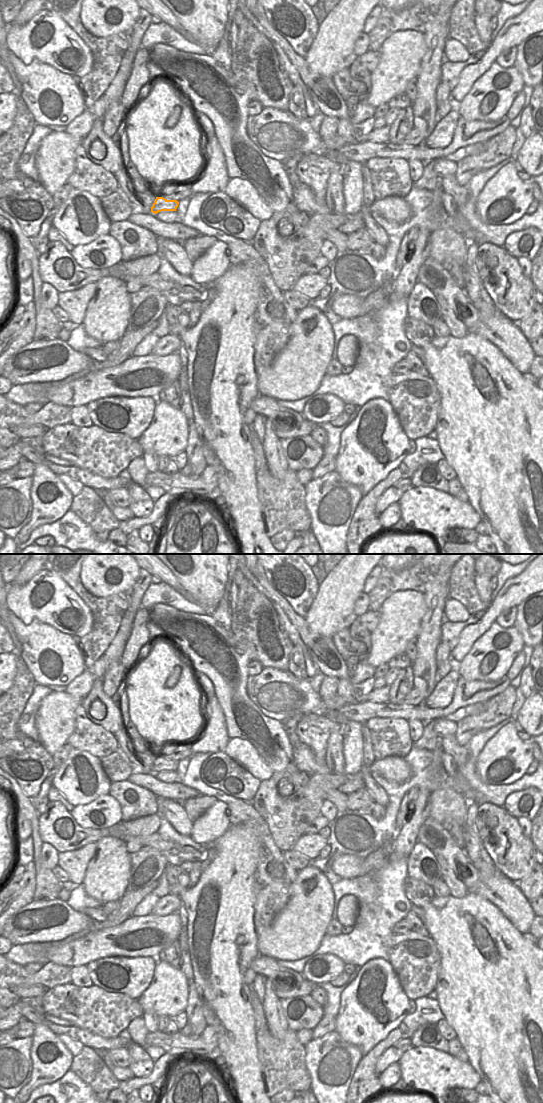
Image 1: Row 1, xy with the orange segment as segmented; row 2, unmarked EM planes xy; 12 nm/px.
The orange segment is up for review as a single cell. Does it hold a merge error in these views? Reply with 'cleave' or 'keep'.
keep

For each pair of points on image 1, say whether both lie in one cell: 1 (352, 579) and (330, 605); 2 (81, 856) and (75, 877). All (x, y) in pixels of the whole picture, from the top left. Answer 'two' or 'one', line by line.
1: one
2: one

